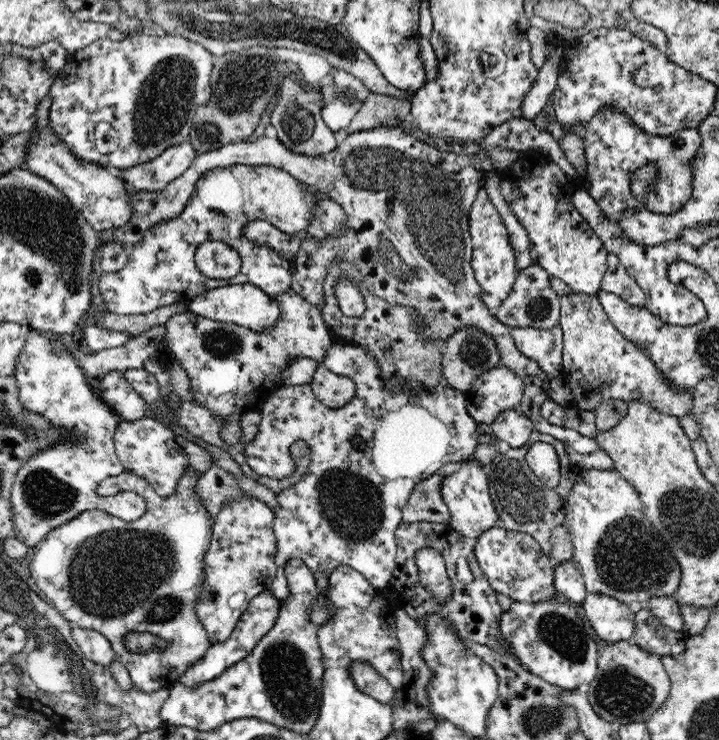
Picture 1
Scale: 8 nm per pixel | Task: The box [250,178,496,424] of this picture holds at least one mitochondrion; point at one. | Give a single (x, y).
(475, 351)

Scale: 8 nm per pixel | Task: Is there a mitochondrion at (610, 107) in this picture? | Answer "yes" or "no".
no

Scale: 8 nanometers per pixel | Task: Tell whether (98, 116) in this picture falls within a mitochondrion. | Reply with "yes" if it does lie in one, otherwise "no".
no

